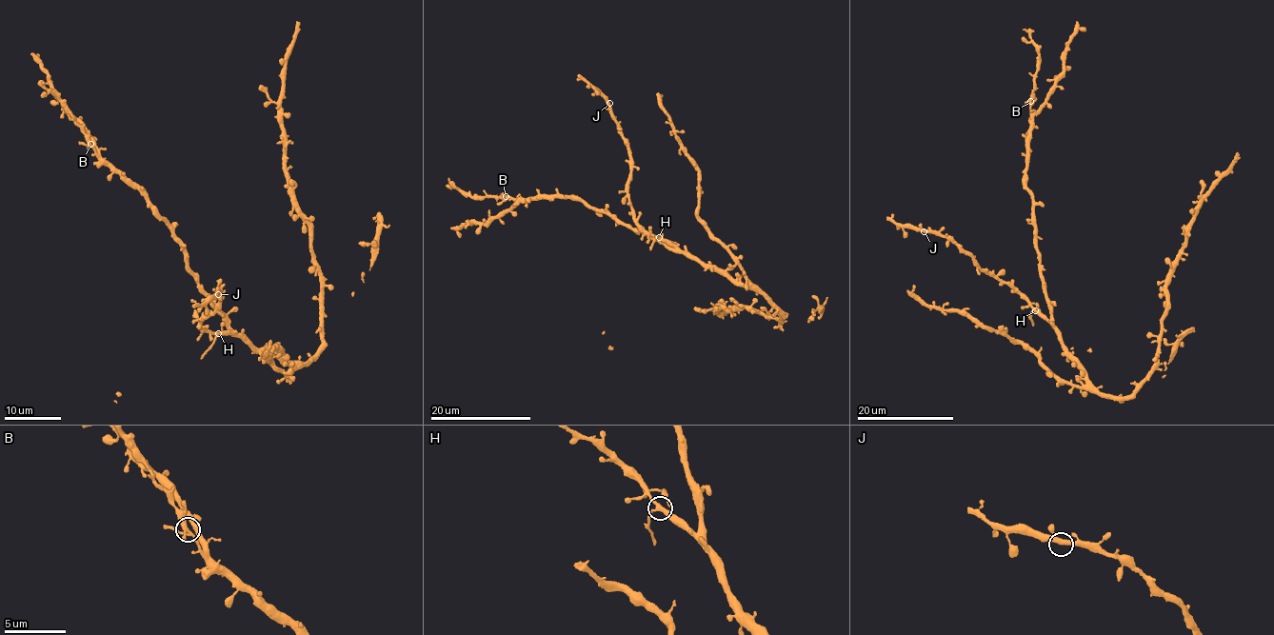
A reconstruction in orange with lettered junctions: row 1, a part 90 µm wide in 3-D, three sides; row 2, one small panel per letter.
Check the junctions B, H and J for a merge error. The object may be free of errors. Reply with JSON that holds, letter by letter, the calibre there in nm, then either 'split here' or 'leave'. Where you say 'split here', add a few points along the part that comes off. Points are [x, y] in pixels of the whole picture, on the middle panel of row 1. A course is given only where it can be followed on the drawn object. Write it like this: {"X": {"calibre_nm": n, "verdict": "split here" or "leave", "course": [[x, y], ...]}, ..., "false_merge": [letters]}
{"B": {"calibre_nm": 300, "verdict": "leave"}, "H": {"calibre_nm": 280, "verdict": "leave"}, "J": {"calibre_nm": 320, "verdict": "leave"}, "false_merge": []}

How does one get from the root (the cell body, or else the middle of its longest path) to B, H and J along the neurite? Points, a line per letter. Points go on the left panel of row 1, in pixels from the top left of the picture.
B: (270, 354), (229, 327), (227, 314), (215, 305), (190, 269), (186, 249), (173, 228), (89, 144)
H: (270, 354), (259, 352), (232, 334), (218, 333)
J: (270, 354), (259, 352), (232, 334), (209, 332), (199, 327), (216, 307), (223, 294), (219, 289), (218, 294)

